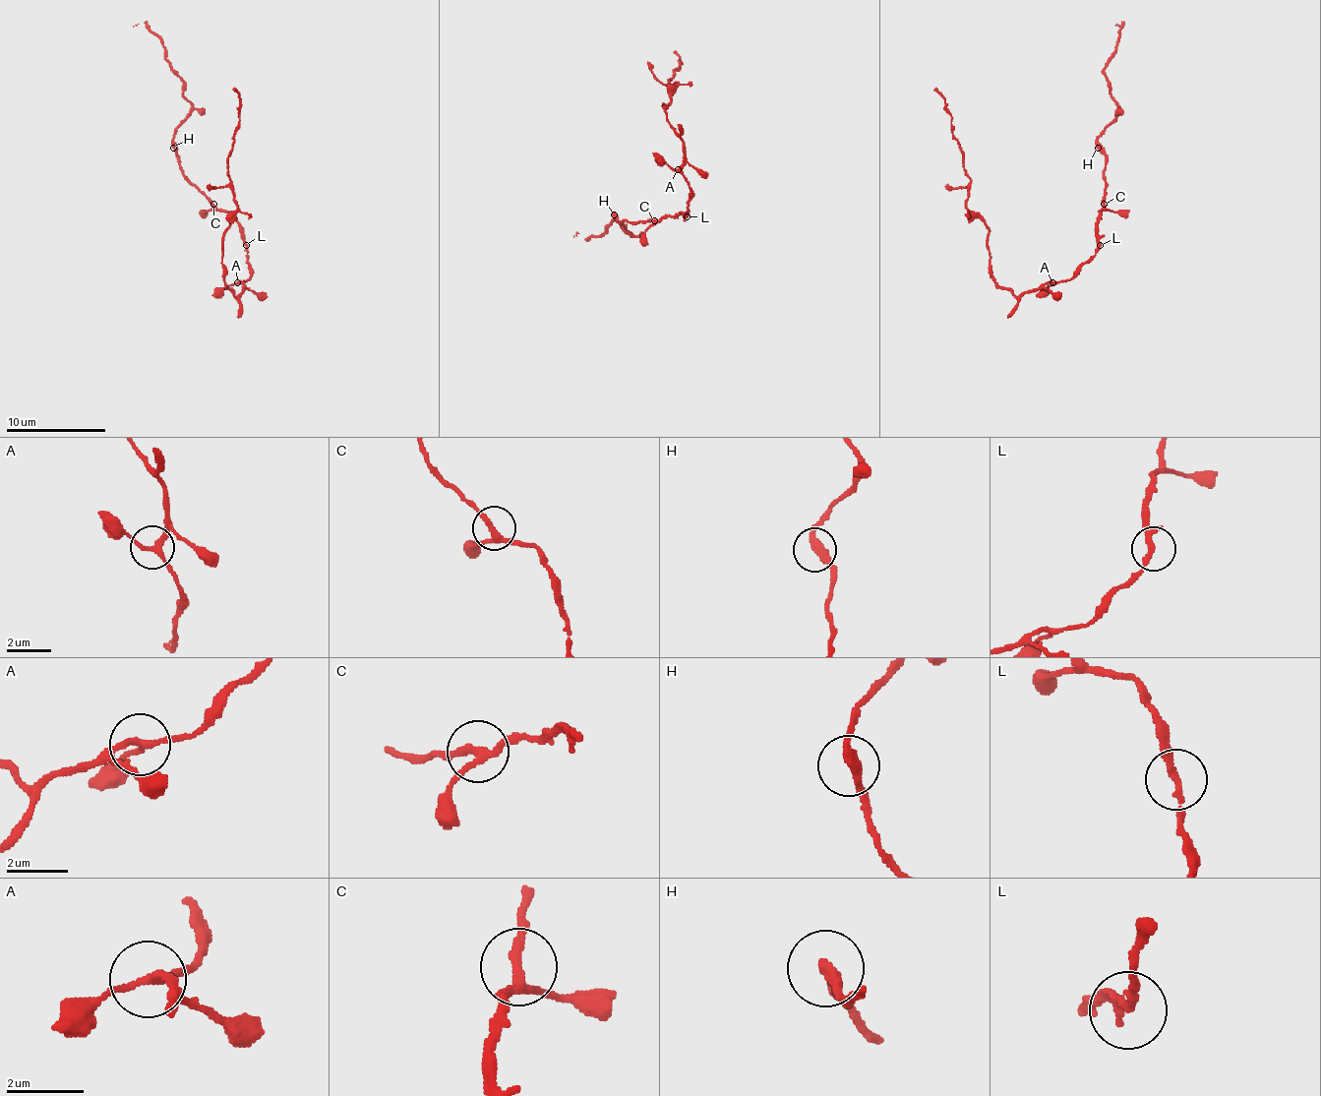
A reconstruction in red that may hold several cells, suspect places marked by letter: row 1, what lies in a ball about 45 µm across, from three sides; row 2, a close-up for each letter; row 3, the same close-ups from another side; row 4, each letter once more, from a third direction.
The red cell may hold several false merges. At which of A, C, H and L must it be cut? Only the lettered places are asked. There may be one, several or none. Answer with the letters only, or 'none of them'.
none of them

